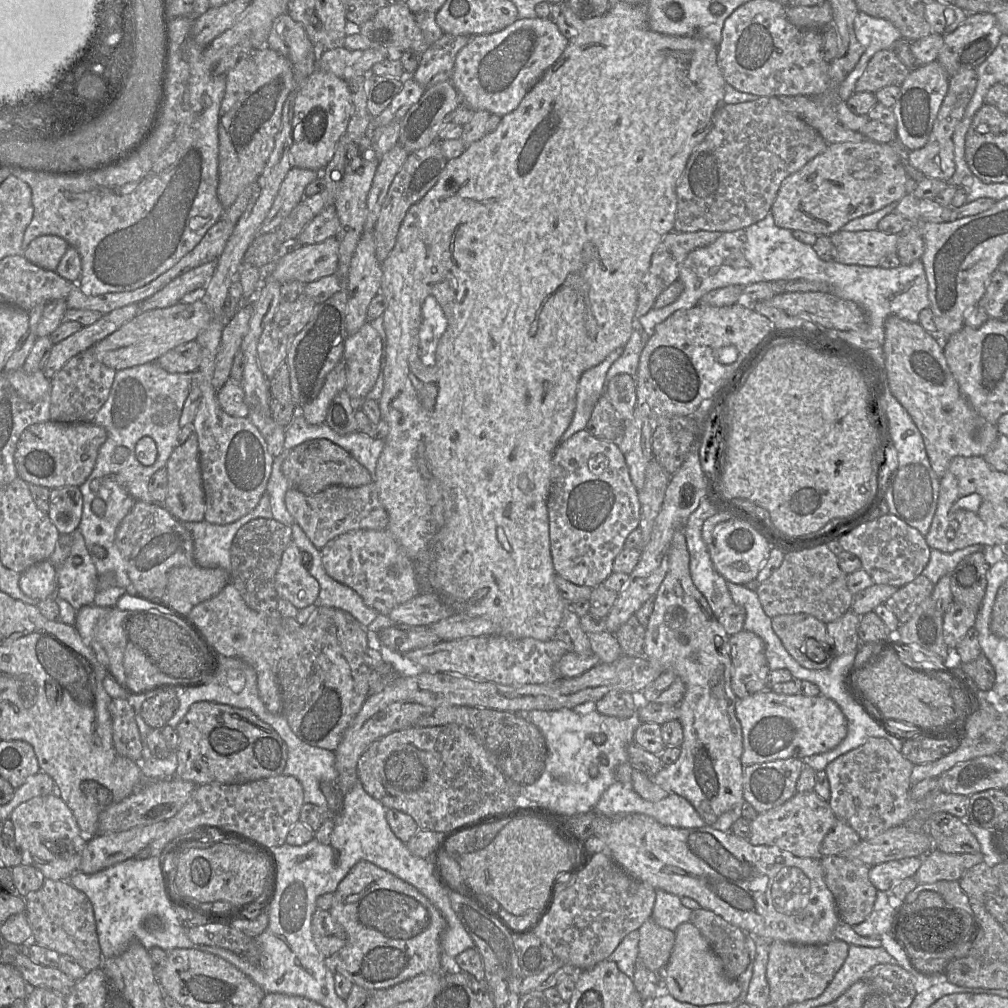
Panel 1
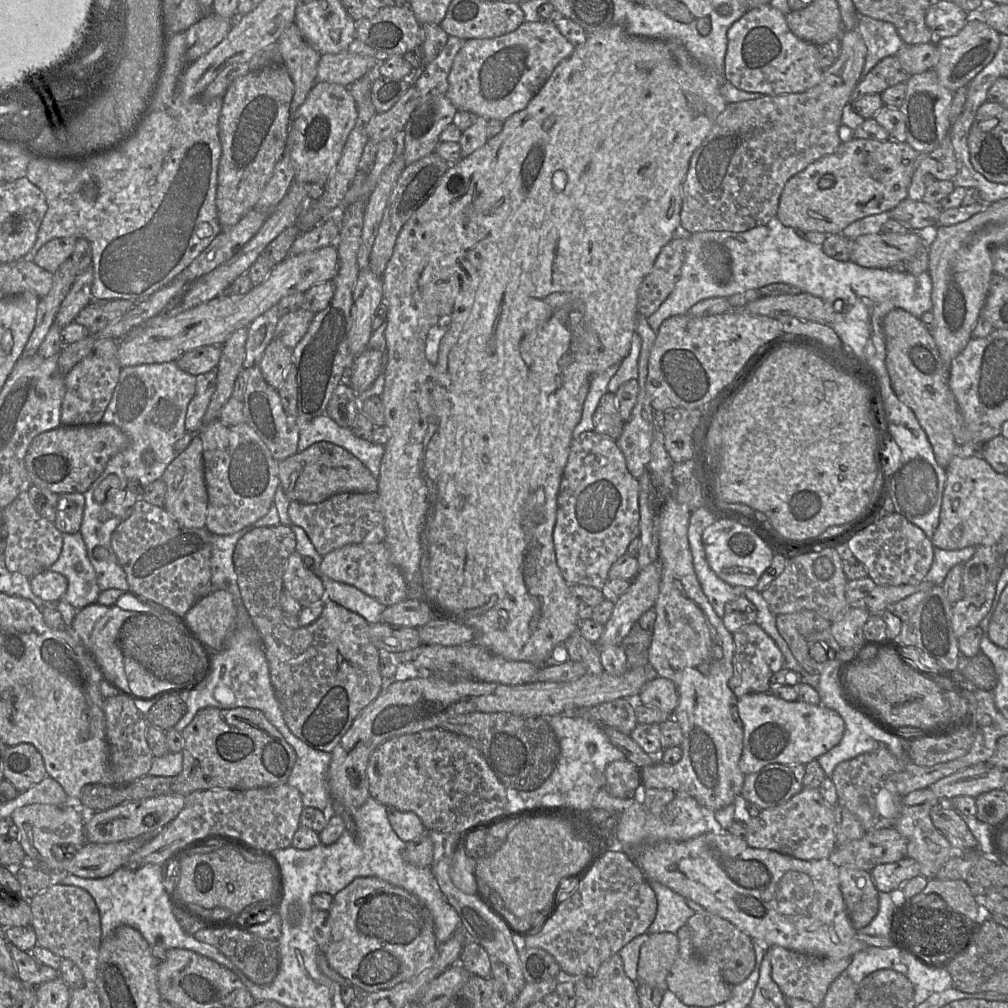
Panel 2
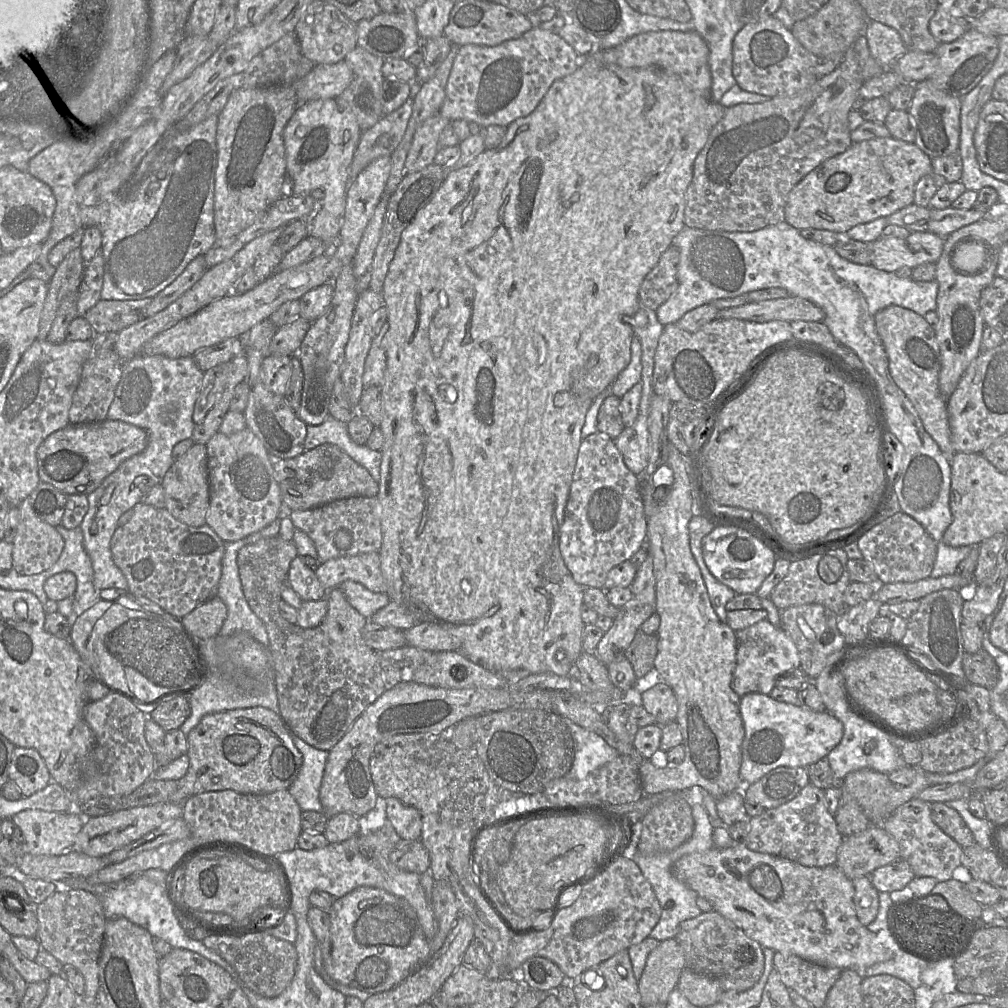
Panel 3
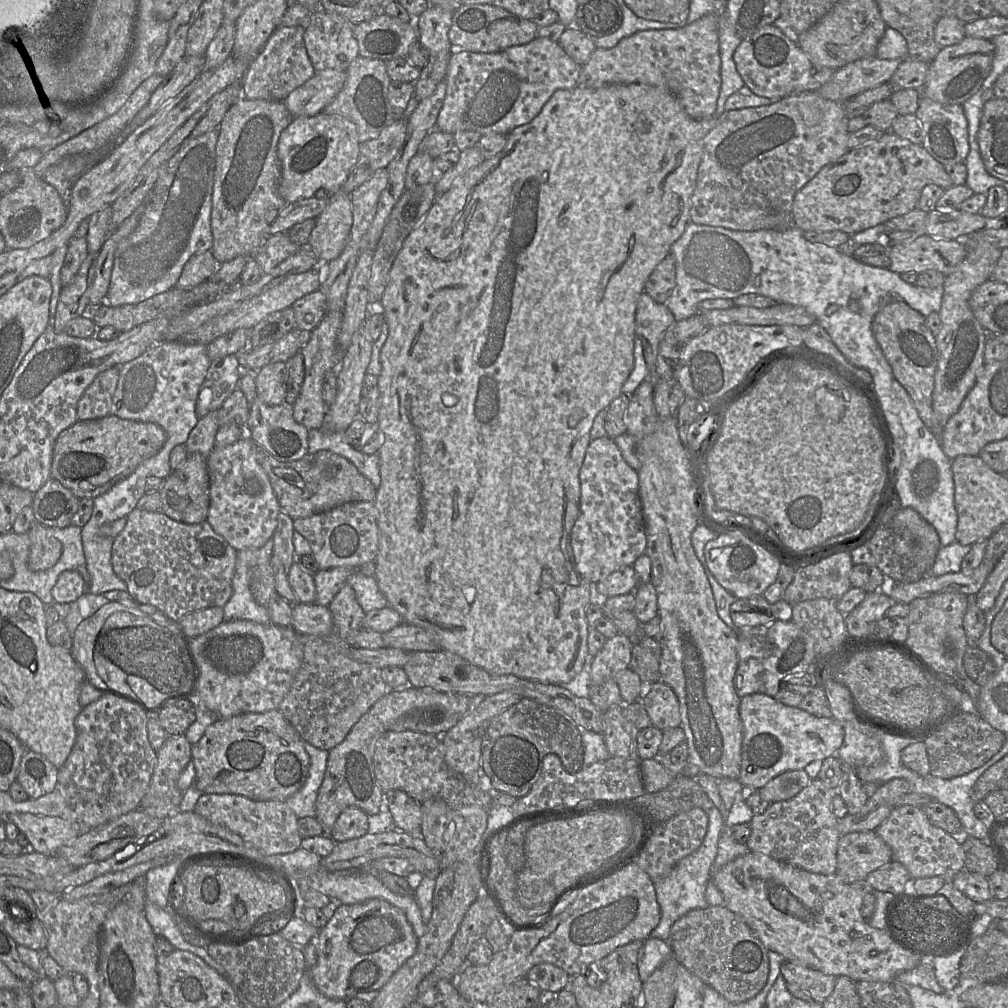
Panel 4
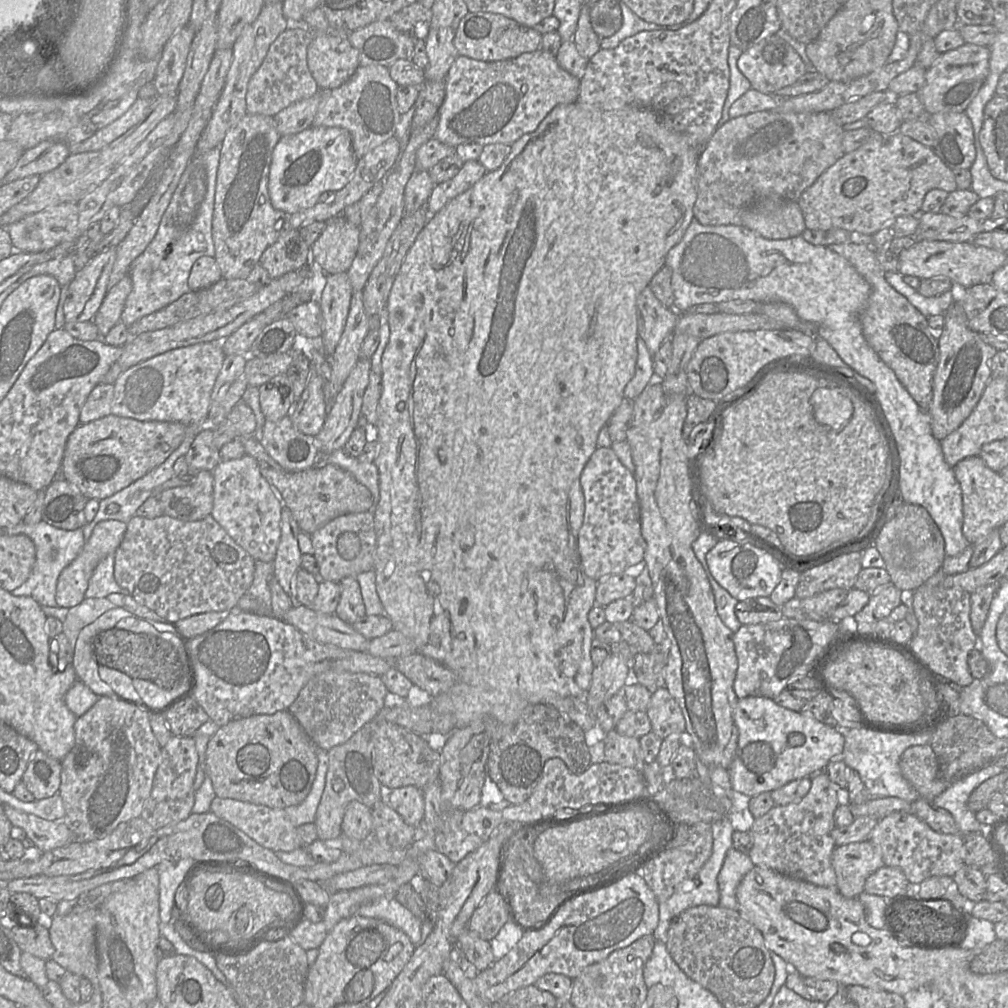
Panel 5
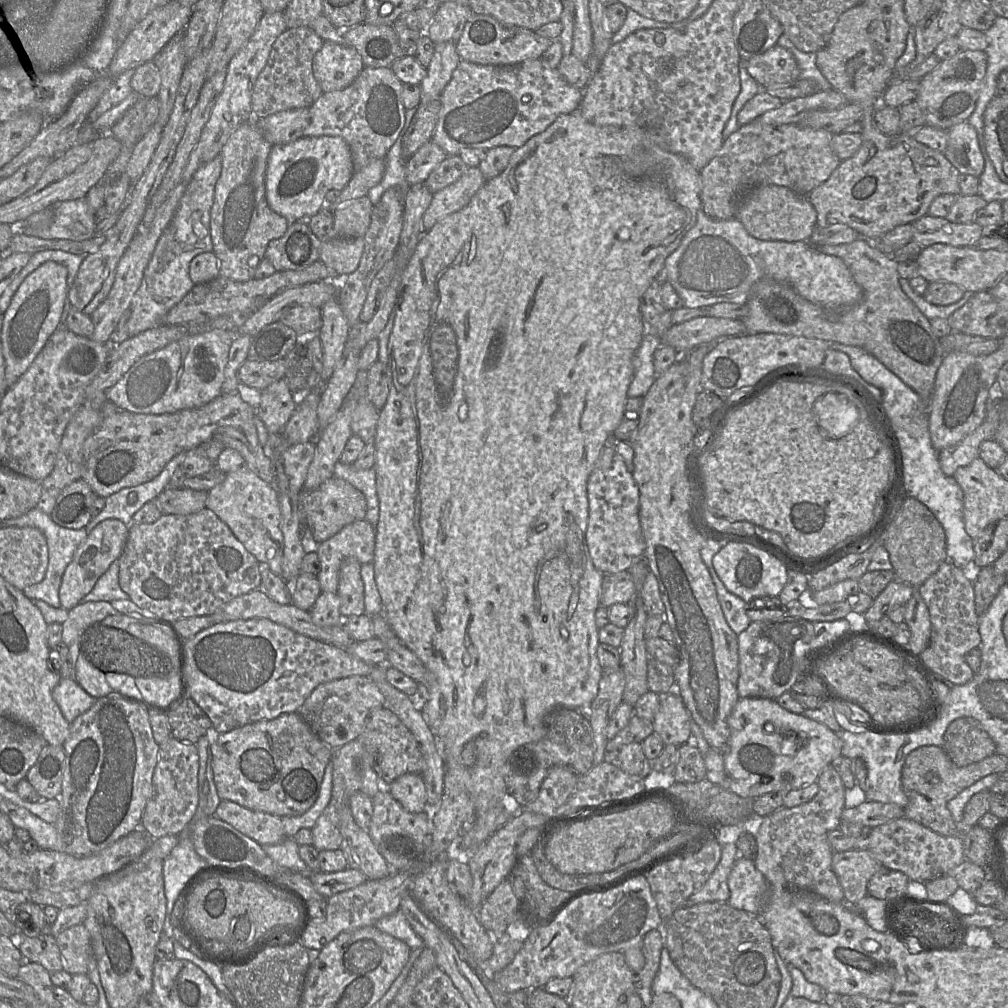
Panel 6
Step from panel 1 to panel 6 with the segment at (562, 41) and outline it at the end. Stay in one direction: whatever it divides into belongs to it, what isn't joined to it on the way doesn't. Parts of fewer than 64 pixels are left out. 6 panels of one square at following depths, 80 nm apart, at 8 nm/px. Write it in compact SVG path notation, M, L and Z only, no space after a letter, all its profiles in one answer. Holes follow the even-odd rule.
M461 59L441 94L442 104L432 140L448 156L458 155L464 148L519 148L531 137L545 131L559 116L578 112L582 95L583 91L571 86L558 69L545 65L541 59L510 65L481 65Z

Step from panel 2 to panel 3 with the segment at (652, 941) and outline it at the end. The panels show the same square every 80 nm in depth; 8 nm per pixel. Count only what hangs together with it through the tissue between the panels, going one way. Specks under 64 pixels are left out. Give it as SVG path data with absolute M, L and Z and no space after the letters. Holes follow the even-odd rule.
M675 938L660 941L647 957L638 979L642 1007L666 1004L685 968L684 951Z

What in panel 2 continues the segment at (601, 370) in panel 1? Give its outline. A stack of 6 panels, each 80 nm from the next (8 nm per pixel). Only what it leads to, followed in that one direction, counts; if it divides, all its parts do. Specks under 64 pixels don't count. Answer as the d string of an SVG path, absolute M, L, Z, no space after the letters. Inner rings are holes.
M615 364L592 378L589 391L584 401L581 419L573 430L573 438L578 437L585 431L593 430L594 412L601 397L608 392L607 387L609 381L617 372L619 365L620 364Z

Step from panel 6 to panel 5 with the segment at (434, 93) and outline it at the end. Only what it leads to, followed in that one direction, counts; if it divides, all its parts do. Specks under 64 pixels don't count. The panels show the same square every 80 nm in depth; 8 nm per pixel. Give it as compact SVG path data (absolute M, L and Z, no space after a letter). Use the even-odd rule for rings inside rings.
M429 24L425 37L428 65L425 69L425 80L445 80L449 69L458 57L453 39L455 30L450 27L433 27Z

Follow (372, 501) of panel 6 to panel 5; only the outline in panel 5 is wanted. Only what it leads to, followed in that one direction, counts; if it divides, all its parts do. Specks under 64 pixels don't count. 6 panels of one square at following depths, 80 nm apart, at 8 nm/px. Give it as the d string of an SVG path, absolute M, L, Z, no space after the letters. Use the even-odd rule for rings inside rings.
M343 448L330 454L324 455L320 452L321 461L336 465L349 472L359 483L369 489L372 494L373 504L369 511L374 512L380 499L379 473L374 462L361 462L357 457L348 455Z

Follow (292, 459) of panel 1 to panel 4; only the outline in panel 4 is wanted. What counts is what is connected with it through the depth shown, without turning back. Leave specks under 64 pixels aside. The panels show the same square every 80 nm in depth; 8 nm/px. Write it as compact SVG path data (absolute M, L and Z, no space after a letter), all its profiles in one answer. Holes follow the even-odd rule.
M259 448L259 460L267 473L282 511L293 519L304 518L336 506L359 501L373 501L377 489L348 459L328 450L308 453L300 460L281 462Z

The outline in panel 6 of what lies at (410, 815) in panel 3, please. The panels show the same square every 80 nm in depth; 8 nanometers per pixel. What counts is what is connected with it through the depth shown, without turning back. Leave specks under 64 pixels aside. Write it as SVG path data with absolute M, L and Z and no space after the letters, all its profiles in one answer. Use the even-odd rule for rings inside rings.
M405 773L390 784L389 792L407 811L420 813L424 811L427 794L421 774Z

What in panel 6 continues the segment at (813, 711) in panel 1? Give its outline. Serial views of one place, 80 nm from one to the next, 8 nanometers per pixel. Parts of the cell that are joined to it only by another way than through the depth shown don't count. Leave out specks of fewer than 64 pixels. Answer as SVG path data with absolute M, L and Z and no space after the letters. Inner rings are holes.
M739 698L734 708L728 717L728 725L730 728L730 737L727 744L727 749L724 752L724 770L726 776L726 787L741 797L757 798L769 792L785 792L792 789L799 789L808 786L817 781L820 773L829 766L835 759L842 756L843 747L842 739L826 725L816 722L803 714L795 714L782 708L775 699L768 698Z

